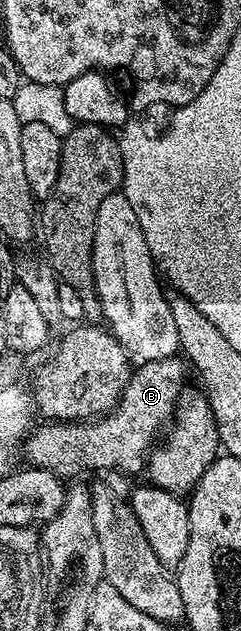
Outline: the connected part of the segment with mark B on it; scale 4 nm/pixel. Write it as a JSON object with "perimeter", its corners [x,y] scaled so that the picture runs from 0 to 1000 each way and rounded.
{"perimeter":[[[747,564],[581,574],[552,585],[548,601],[523,609],[490,640],[452,656],[394,666],[216,666],[183,672],[199,675],[154,674],[91,708],[95,724],[116,724],[112,737],[224,748],[266,761],[357,743],[402,748],[498,745],[535,754],[564,754],[577,745],[585,750],[602,743],[639,702],[726,658],[747,623],[772,616],[776,605],[763,604],[780,599],[780,586],[788,593],[784,575]]]}

